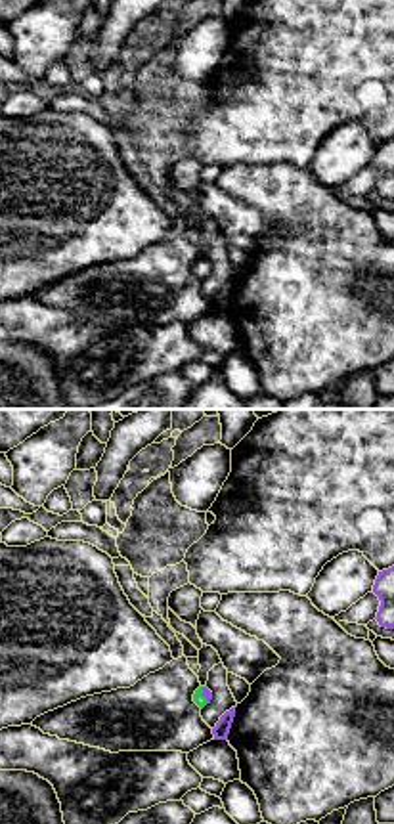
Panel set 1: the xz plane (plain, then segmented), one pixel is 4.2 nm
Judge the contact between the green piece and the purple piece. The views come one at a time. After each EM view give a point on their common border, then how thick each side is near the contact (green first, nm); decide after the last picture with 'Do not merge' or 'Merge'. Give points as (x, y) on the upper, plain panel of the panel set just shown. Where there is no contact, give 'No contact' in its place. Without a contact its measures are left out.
Touches green at (201, 266). Thickness 50 nm (green) against 40 nm

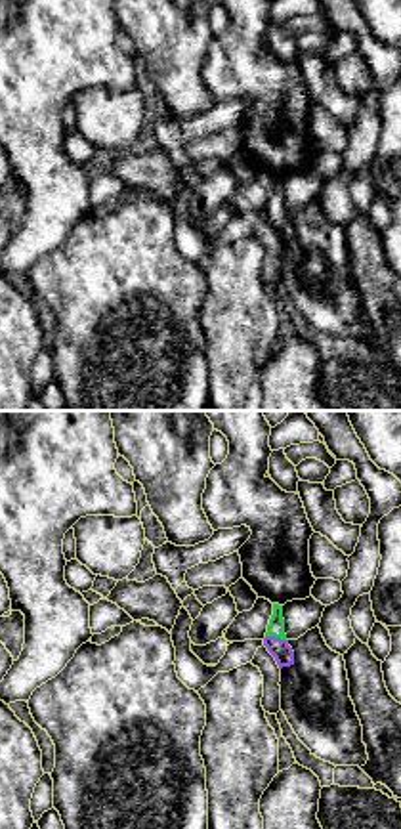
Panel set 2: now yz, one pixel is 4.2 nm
Touches green at (275, 209). Thickness 70 nm (green) against 90 nm

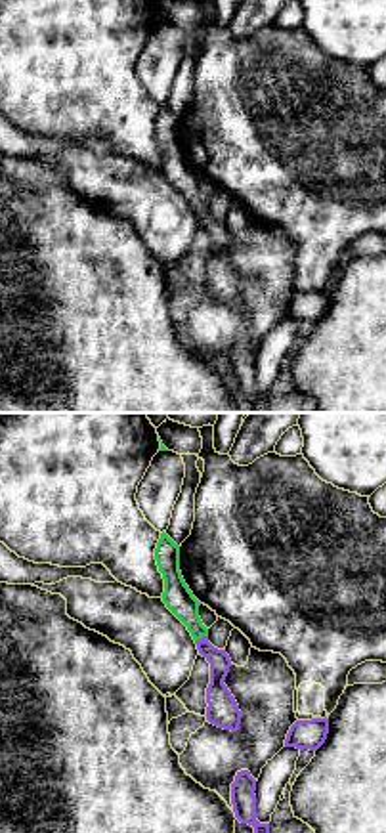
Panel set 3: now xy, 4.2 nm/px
Touches green at (201, 209). Thickness 120 nm (green) against 100 nm

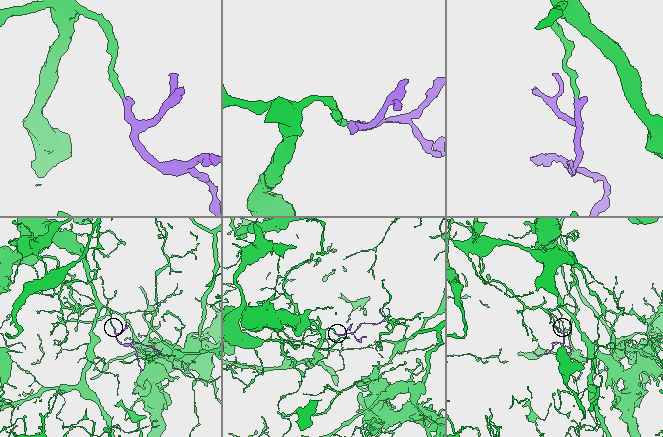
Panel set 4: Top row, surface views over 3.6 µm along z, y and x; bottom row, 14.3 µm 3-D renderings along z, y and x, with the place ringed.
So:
Merge

